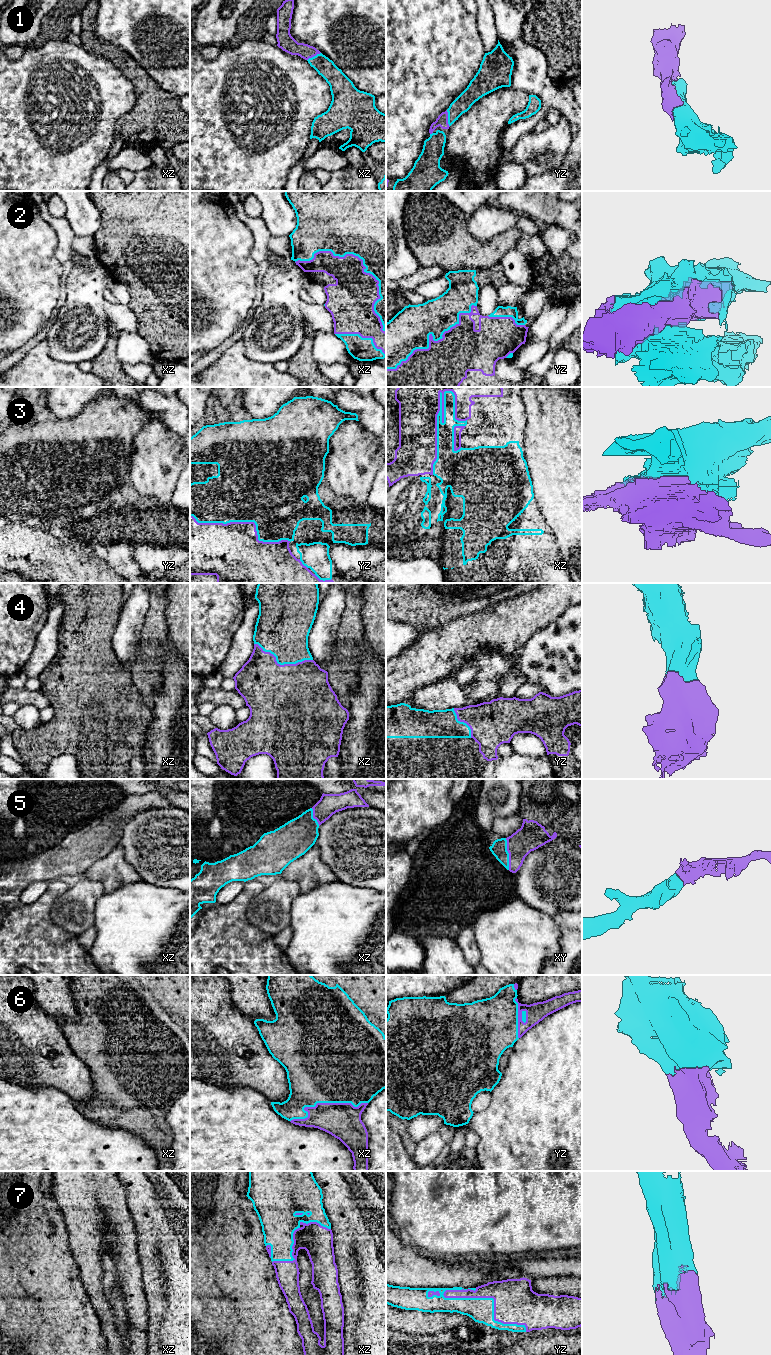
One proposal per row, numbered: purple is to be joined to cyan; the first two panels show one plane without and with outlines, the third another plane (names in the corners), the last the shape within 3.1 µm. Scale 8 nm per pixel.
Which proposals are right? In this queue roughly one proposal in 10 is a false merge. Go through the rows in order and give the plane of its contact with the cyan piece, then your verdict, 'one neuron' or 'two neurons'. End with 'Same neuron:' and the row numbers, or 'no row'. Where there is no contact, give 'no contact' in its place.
1: meets cyan in yz; one neuron
2: meets cyan in xz; one neuron
3: meets cyan in xz; two neurons
4: meets cyan in xz; one neuron
5: meets cyan in xy; one neuron
6: meets cyan in xz; one neuron
7: meets cyan in yz; one neuron
Same neuron: 1, 2, 4, 5, 6, 7

